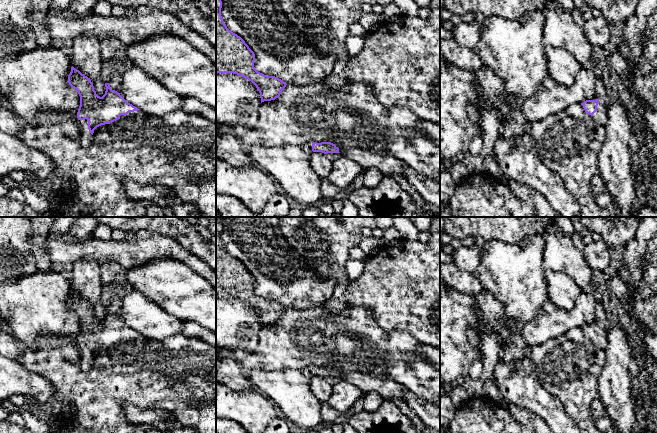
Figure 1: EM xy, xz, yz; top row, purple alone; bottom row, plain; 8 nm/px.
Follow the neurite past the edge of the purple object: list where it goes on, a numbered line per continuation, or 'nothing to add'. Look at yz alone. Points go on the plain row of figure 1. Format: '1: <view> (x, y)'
1: yz (600, 340)

